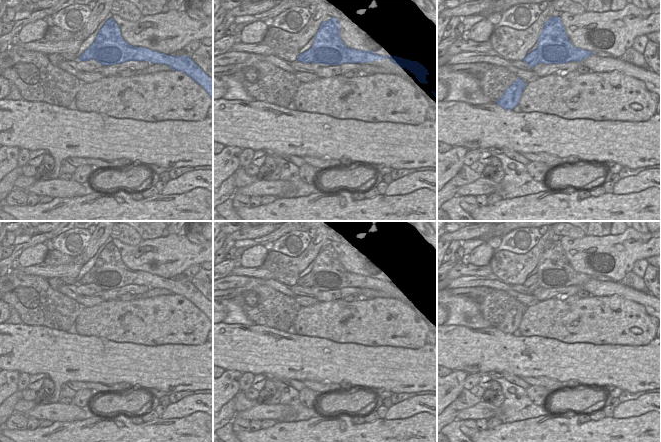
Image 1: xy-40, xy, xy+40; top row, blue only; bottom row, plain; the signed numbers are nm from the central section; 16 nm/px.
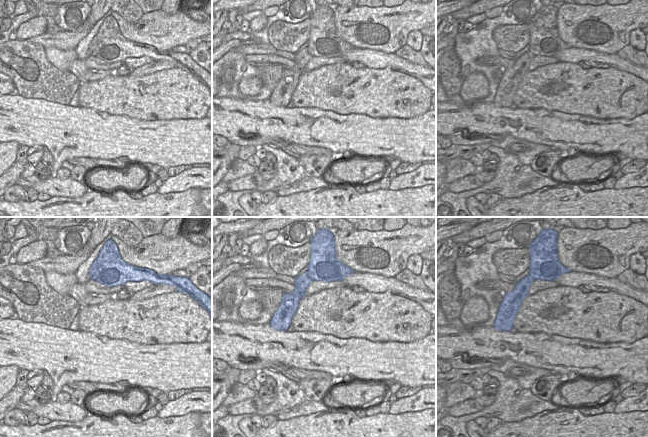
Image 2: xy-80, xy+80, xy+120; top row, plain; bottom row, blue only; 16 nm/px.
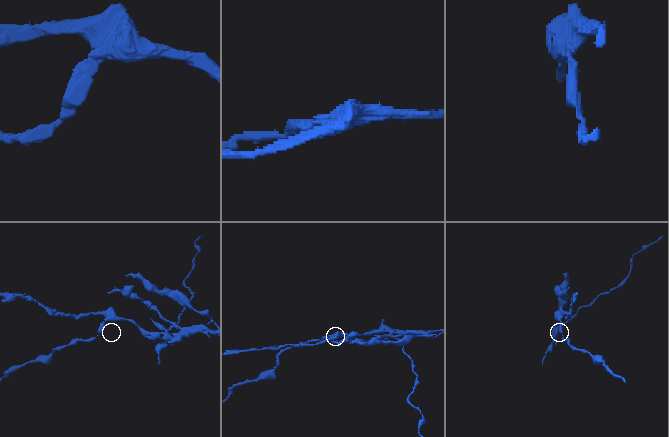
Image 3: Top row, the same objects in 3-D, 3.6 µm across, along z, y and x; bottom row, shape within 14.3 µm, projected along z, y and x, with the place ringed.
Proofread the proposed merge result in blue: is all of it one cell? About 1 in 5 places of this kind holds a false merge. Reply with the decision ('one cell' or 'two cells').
two cells

